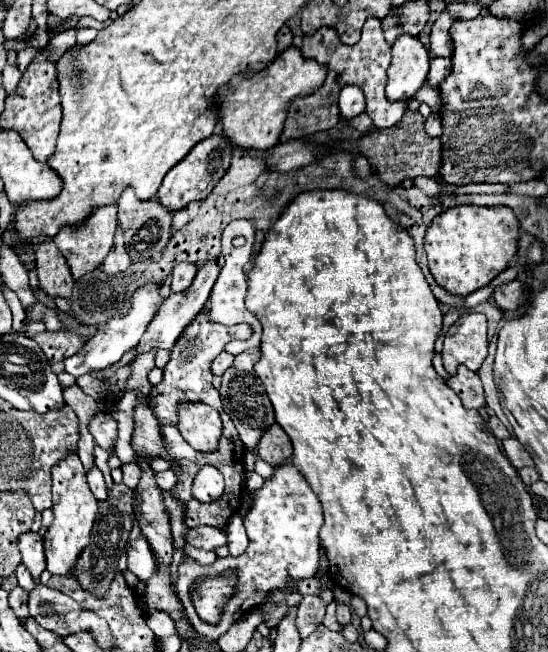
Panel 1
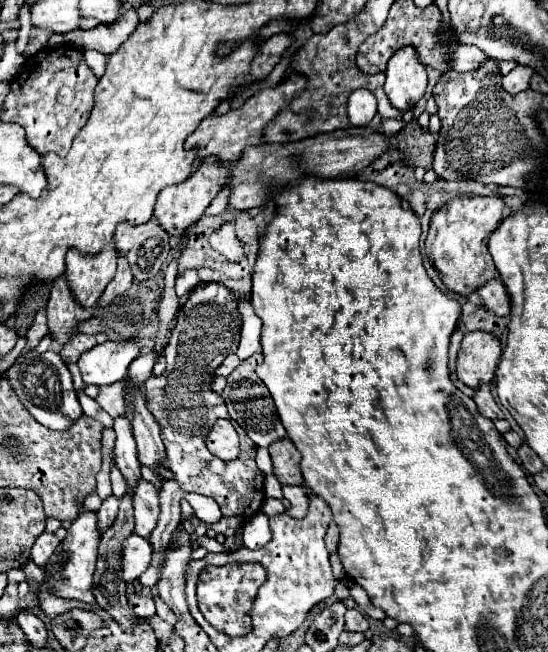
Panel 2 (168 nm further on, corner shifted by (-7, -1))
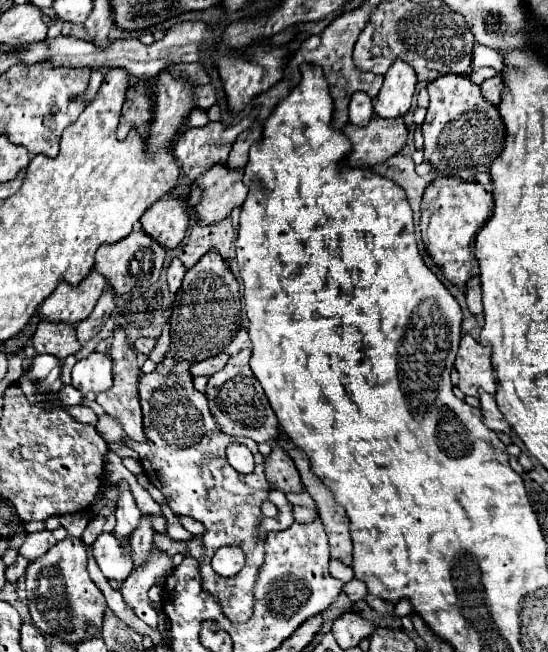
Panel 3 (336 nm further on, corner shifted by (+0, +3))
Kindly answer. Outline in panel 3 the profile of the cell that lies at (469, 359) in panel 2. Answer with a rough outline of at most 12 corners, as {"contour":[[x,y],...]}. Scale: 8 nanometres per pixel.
{"contour":[[464,333],[456,355],[464,395],[496,391],[490,345]]}

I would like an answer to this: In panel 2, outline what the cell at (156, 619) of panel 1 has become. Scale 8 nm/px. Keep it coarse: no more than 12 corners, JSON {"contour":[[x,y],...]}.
{"contour":[[153,597],[157,605],[157,615],[175,625],[173,611],[161,601],[161,597]]}

